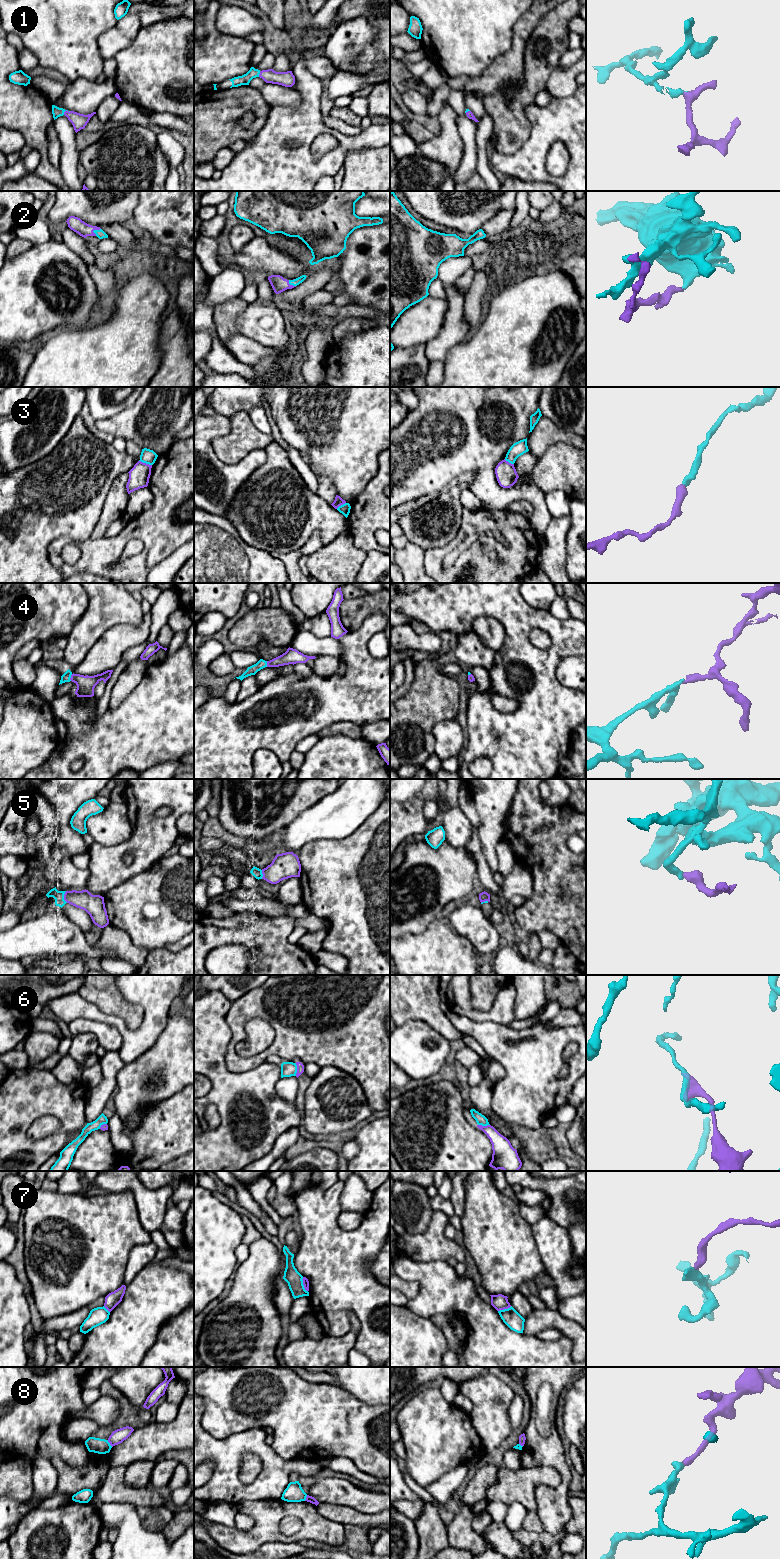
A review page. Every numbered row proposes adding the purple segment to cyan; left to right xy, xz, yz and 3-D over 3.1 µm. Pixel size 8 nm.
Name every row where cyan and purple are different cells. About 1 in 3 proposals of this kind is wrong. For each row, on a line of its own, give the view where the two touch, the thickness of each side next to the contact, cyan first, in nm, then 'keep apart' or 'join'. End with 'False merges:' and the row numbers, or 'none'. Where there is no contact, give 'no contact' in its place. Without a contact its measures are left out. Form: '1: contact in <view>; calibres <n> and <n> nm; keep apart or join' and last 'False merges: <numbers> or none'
1: contact in xy; calibres 80 and 120 nm; join
2: contact in xy; calibres 70 and 110 nm; join
3: contact in xy; calibres 120 and 170 nm; keep apart
4: contact in xy; calibres 70 and 140 nm; join
5: contact in xy; calibres 80 and 160 nm; join
6: contact in xz; calibres 120 and 60 nm; keep apart
7: contact in xz; calibres 130 and 50 nm; keep apart
8: contact in xy; calibres 130 and 110 nm; keep apart
False merges: 3, 6, 7, 8

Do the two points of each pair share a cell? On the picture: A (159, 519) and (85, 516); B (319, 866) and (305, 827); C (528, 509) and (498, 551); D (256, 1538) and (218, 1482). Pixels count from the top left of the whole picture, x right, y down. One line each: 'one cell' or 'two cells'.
A: two cells
B: two cells
C: two cells
D: two cells

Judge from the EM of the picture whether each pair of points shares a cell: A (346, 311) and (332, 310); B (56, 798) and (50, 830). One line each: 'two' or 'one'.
A: one
B: two

